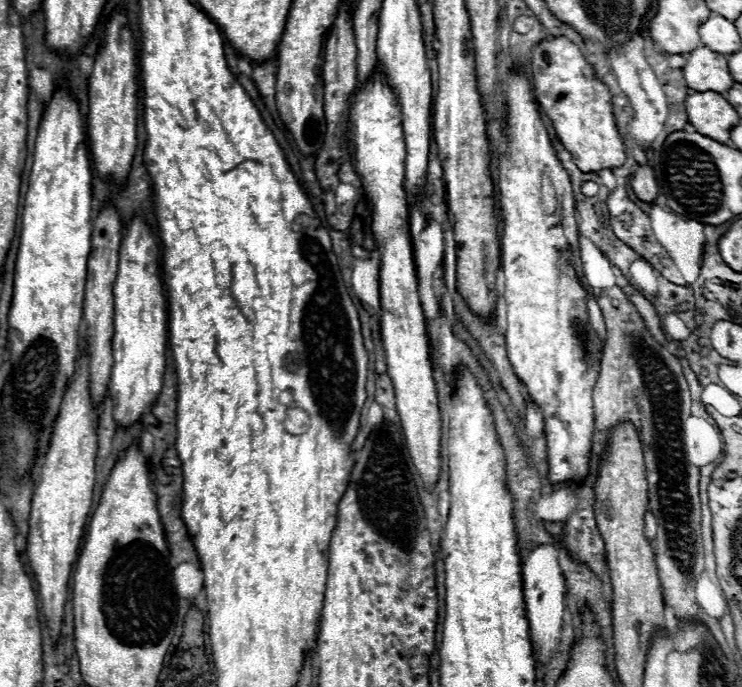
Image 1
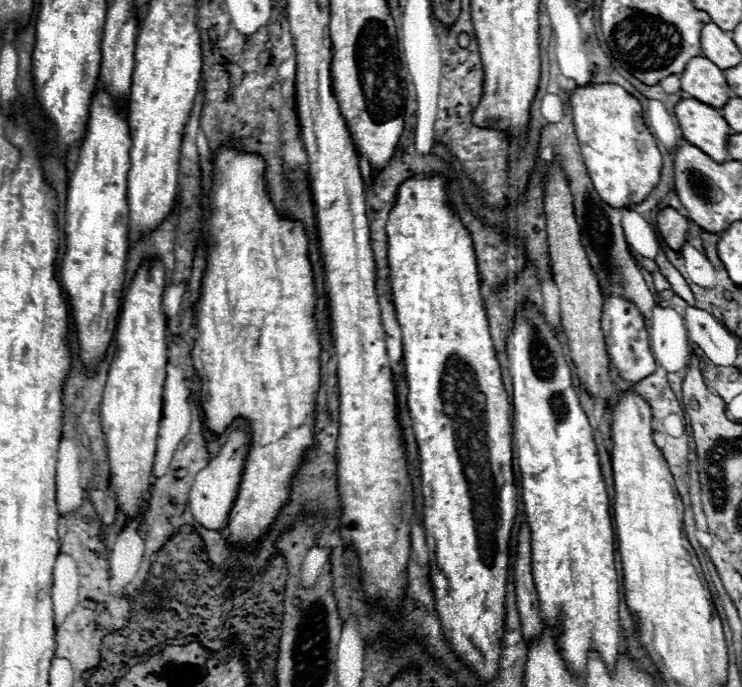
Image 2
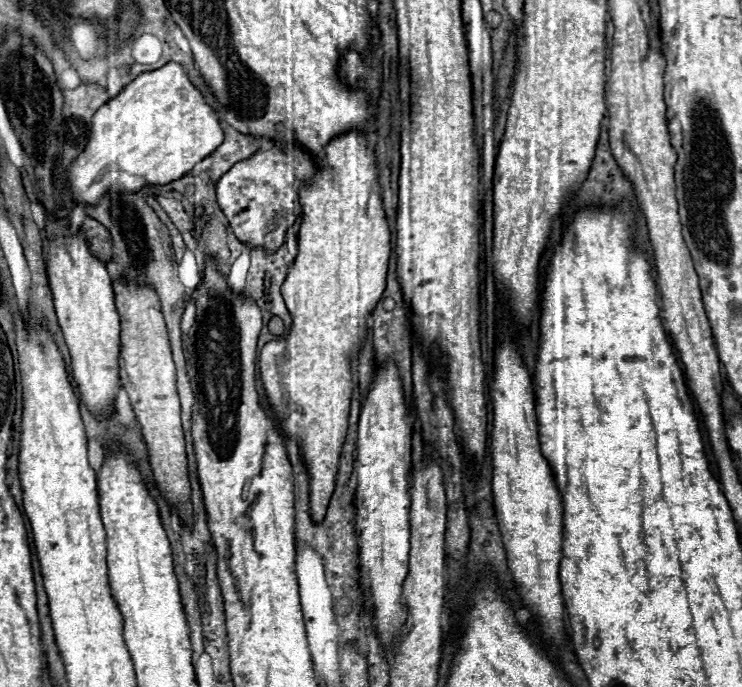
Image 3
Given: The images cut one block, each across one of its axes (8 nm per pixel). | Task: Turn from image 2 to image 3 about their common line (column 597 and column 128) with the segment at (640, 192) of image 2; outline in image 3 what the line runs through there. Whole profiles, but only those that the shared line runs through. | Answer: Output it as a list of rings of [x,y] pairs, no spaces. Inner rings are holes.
[[[168,62],[158,70],[142,72],[94,114],[88,146],[66,170],[66,186],[76,202],[96,204],[108,190],[140,190],[150,184],[168,184],[188,174],[192,166],[210,156],[222,142],[224,132],[216,110],[204,102],[202,92],[188,80],[184,66]]]

